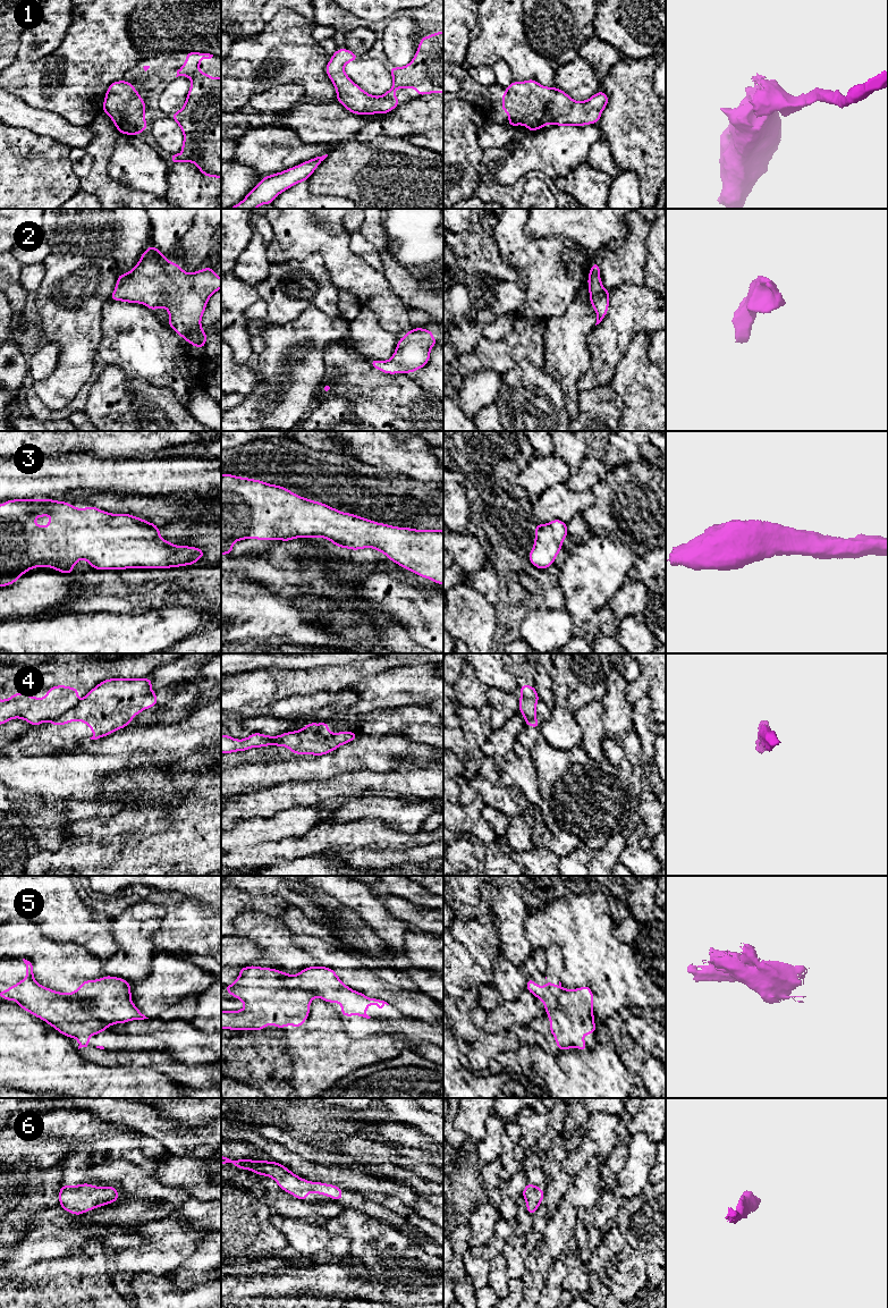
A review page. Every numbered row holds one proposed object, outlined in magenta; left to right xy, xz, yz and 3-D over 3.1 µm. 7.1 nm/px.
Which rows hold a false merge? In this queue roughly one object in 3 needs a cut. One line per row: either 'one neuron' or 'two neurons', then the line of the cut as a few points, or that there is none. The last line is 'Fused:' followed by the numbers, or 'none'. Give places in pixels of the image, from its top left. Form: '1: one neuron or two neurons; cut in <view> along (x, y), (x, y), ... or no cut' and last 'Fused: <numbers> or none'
1: one neuron; no cut
2: one neuron; no cut
3: one neuron; no cut
4: two neurons; cut in xy along (75, 703), (59, 716), (48, 720)
5: two neurons; cut in xy along (65, 994), (81, 997), (85, 1002), (86, 1007), (108, 1026)
6: one neuron; no cut
Fused: 4, 5

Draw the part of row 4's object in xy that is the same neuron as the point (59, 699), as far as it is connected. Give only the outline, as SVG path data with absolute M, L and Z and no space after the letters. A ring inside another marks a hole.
M56 685L46 690L44 699L28 693L14 693L7 700L0 700L0 725L14 718L37 726L60 717L78 702L78 689Z

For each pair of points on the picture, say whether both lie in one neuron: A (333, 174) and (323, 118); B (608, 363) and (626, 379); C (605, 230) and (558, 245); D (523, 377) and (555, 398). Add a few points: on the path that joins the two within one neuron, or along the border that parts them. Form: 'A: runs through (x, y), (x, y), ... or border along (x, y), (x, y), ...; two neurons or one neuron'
A: border along (354, 138), (339, 141), (332, 145); two neurons
B: border along (627, 346), (610, 382); two neurons
C: border along (548, 236), (568, 237), (597, 255); two neurons
D: runs through (531, 385), (547, 398); one neuron

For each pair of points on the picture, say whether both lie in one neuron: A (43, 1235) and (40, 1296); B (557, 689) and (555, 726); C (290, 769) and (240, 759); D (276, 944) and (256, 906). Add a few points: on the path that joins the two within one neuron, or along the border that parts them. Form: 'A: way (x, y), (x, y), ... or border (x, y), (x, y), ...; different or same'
A: border (67, 1252), (59, 1257), (36, 1260), (17, 1269); different
B: way (560, 698), (560, 717); same
C: border (280, 759), (246, 761), (233, 767); different
D: border (277, 918), (265, 913), (245, 912), (235, 923); different

